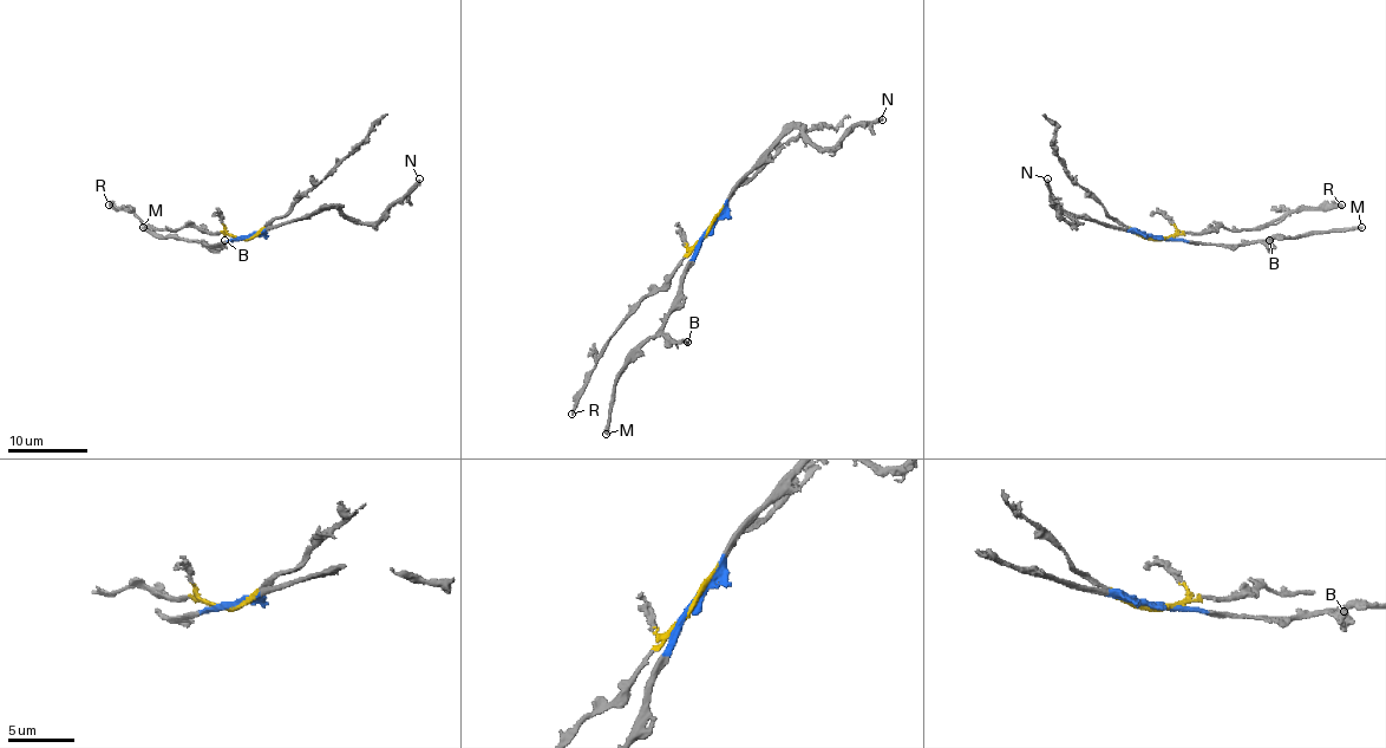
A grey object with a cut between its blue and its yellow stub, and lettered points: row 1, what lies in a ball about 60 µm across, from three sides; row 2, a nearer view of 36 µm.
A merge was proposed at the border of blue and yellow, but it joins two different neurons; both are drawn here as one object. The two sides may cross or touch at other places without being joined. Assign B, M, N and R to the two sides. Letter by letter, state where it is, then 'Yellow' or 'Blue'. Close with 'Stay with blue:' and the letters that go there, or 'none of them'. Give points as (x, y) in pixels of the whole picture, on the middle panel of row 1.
B: Place: (687, 342). Blue
M: Place: (606, 434). Blue
N: Place: (882, 119). Blue
R: Place: (571, 414). Yellow
Stay with blue: B, M, N

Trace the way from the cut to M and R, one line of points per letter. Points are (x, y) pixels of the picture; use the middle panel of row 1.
M: (708, 229), (685, 275), (673, 311), (626, 366), (615, 384), (606, 434)
R: (708, 229), (606, 344), (571, 414)

